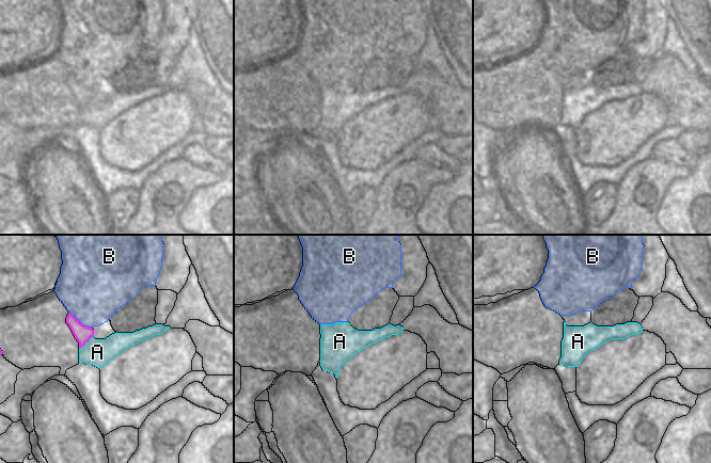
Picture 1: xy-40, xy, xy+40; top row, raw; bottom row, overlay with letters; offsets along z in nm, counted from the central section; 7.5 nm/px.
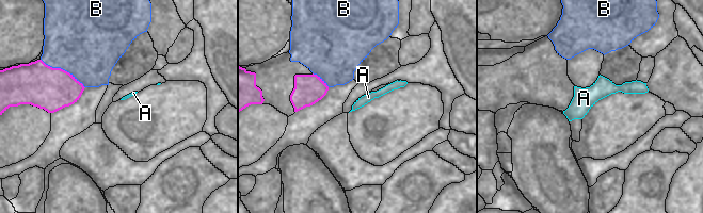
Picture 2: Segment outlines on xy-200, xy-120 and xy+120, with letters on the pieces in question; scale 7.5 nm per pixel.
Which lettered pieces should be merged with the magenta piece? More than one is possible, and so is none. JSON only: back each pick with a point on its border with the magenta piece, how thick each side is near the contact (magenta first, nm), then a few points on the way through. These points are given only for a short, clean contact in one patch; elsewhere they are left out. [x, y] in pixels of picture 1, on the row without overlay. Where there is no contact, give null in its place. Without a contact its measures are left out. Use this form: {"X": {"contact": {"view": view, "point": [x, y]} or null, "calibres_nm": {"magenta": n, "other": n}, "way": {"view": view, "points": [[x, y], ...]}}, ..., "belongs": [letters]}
{"belongs": []}

